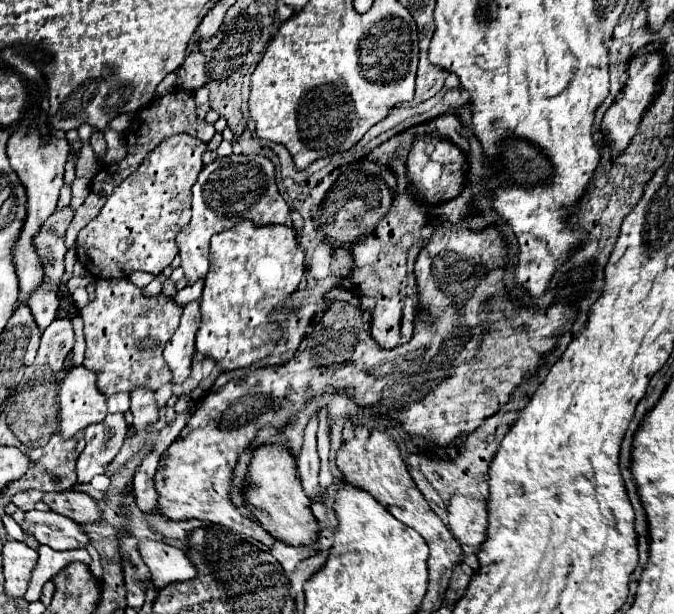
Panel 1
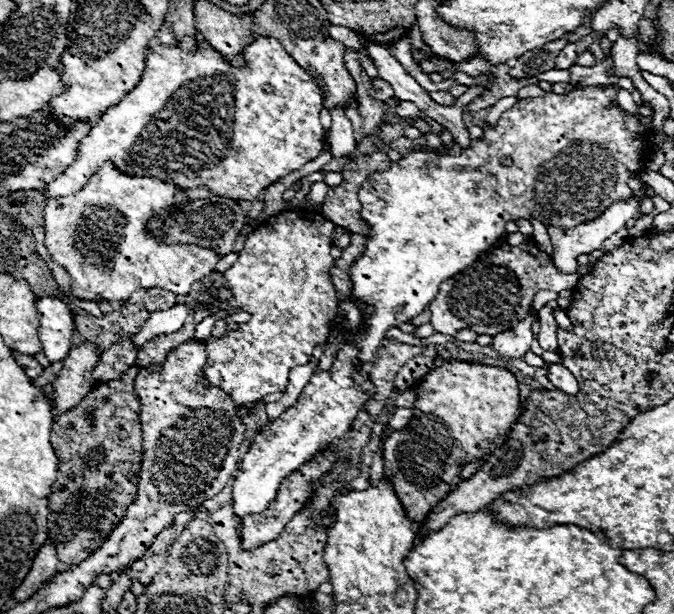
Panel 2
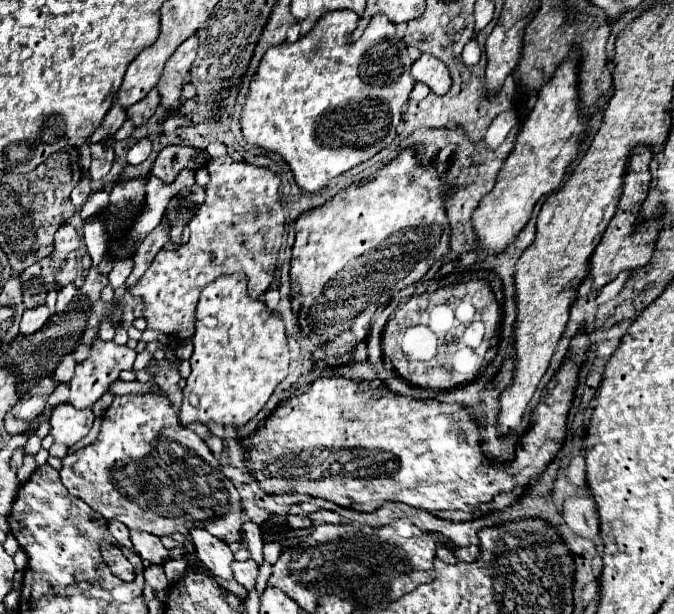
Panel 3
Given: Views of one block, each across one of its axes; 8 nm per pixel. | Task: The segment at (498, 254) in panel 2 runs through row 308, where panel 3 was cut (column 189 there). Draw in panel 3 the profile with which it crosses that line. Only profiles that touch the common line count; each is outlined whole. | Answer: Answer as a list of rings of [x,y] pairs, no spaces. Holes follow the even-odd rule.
[[[166,394],[116,396],[102,416],[98,438],[62,460],[60,478],[72,496],[82,498],[90,508],[104,514],[106,520],[124,522],[130,530],[170,536],[174,532],[188,534],[192,528],[206,528],[226,544],[240,542],[244,516],[240,494],[222,474],[220,462],[216,462],[206,442],[192,430],[178,424],[178,416]]]

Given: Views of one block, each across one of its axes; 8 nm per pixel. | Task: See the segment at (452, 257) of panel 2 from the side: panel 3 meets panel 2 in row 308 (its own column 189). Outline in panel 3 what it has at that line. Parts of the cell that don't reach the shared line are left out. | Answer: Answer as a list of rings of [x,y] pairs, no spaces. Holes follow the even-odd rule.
[[[246,274],[220,276],[204,288],[196,308],[196,332],[192,336],[194,354],[190,358],[192,374],[186,380],[184,402],[180,408],[180,422],[218,422],[224,426],[244,426],[250,422],[268,402],[274,388],[288,376],[288,340],[284,322],[278,314],[270,312],[262,300],[248,296]]]

